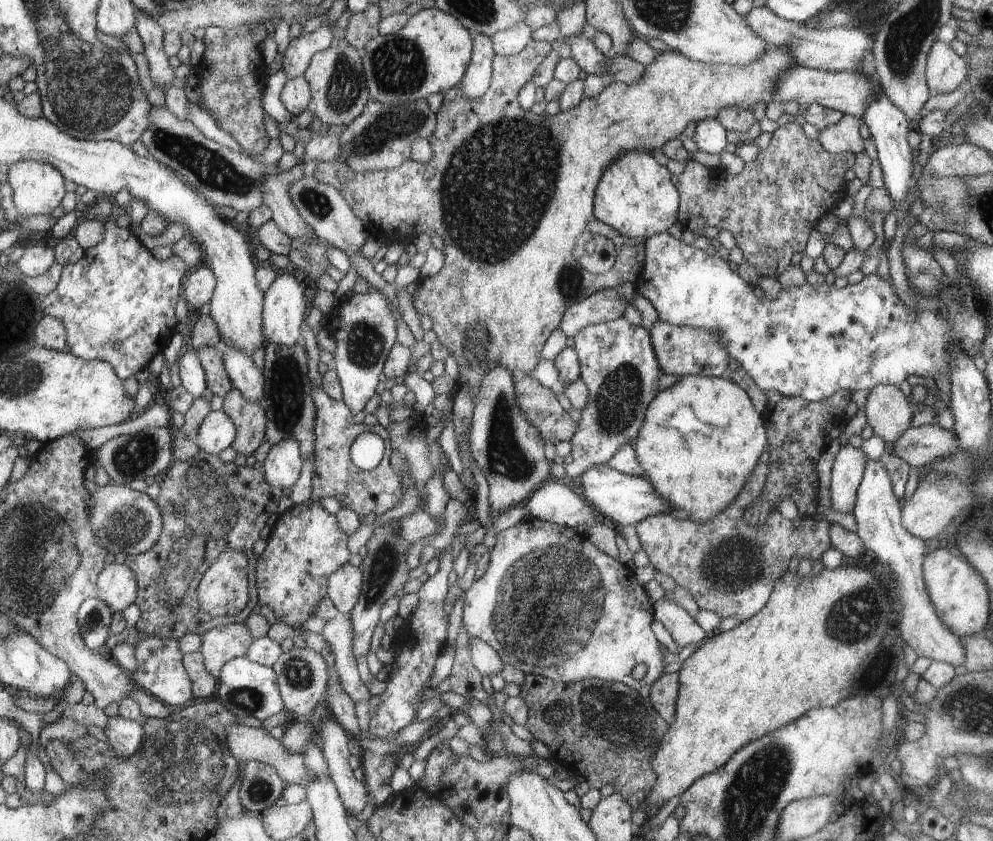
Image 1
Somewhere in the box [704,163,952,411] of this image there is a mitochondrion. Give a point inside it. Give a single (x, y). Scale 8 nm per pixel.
(935, 192)

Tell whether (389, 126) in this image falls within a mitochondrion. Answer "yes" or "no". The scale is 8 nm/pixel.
yes

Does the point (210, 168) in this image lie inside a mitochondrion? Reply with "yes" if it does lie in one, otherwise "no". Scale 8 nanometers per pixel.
yes

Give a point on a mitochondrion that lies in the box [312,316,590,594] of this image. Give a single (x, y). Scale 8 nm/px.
(504, 457)

